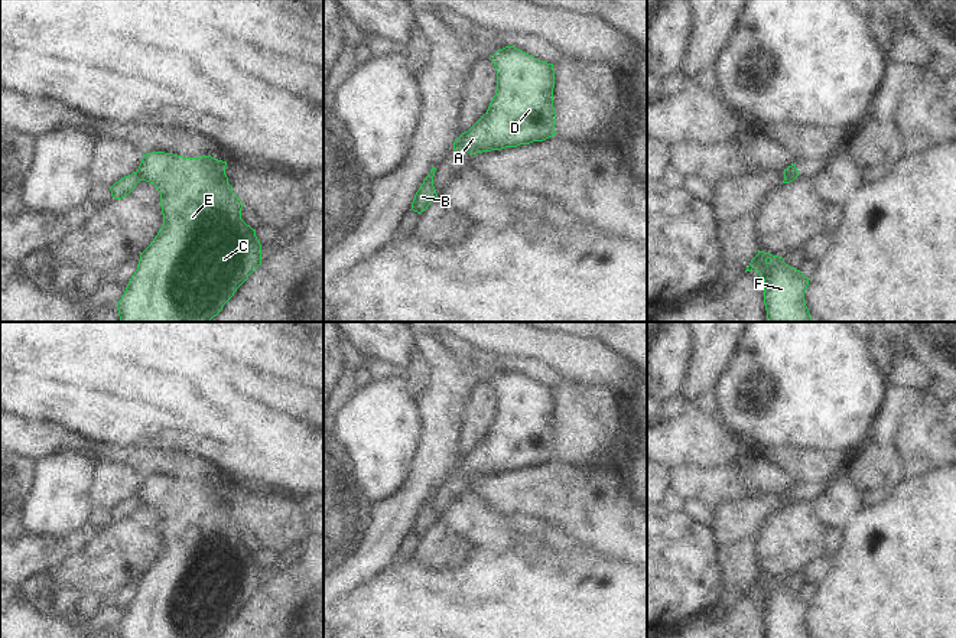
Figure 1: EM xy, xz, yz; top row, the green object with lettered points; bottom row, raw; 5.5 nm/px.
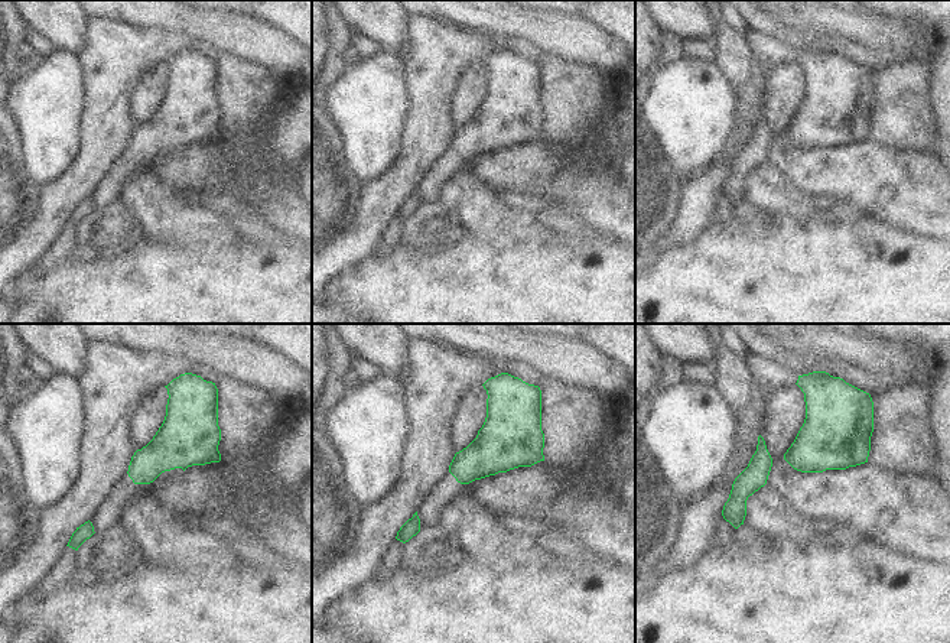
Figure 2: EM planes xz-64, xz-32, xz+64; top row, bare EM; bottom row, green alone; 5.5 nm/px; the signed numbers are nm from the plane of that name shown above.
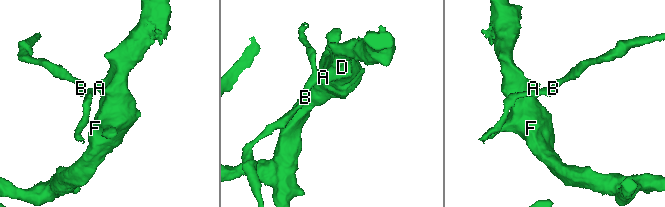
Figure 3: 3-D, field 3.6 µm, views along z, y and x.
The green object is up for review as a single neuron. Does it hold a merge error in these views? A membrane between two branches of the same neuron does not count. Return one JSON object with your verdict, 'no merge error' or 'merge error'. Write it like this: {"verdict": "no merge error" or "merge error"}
{"verdict": "merge error"}

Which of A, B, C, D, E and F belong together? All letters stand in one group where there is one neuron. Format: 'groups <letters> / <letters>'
groups A C D E F / B

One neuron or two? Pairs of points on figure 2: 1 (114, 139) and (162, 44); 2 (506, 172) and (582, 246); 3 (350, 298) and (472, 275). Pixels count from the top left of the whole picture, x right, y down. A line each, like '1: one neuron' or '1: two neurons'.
1: one neuron
2: two neurons
3: one neuron

